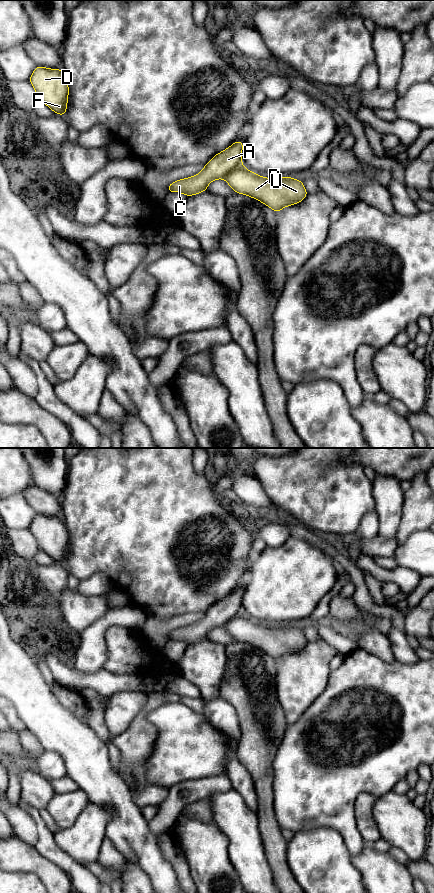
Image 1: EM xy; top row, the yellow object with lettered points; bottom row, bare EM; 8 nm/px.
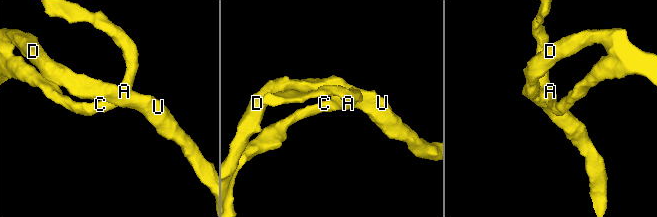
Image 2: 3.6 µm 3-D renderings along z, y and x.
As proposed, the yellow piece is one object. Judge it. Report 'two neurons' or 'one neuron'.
one neuron

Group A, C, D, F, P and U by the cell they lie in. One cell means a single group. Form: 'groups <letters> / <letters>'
groups A C D F P U

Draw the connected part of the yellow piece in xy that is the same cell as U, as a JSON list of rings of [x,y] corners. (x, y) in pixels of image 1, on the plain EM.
[[[236,589],[216,602],[199,622],[172,630],[167,640],[180,640],[189,645],[207,639],[210,630],[224,626],[236,641],[255,646],[276,661],[300,651],[308,643],[300,628],[291,625],[265,626],[243,615],[243,594],[242,589]]]

